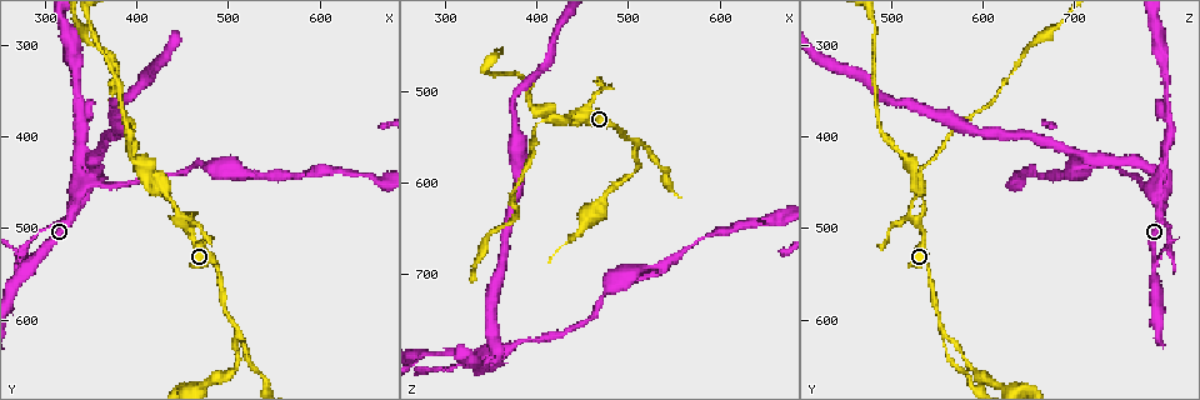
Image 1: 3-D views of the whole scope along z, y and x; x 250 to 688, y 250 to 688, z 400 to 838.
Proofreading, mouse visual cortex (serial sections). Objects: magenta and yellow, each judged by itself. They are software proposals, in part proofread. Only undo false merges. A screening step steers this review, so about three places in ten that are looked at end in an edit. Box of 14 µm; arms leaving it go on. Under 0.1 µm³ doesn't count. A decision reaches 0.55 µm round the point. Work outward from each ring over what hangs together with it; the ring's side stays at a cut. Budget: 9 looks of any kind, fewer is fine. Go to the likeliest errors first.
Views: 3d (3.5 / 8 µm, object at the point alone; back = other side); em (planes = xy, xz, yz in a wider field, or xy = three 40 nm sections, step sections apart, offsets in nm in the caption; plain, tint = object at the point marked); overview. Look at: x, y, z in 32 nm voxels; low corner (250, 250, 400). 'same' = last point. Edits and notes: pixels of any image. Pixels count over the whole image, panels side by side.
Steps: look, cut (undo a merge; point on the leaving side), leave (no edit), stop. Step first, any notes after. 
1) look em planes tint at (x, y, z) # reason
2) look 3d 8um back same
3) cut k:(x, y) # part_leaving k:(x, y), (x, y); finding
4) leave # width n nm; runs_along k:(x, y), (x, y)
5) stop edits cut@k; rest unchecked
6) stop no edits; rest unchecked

look 3d 3.5um at (510, 610, 555) # three-way junction

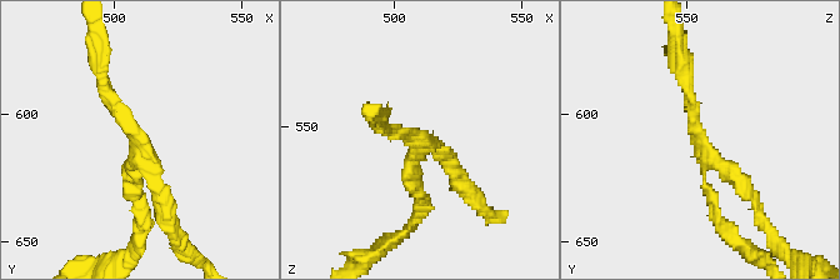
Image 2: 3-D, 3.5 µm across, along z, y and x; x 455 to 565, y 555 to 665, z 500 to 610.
look em xy step 3 tint at (510, 613, 556) # arms 3; arm_widths 150, 150, 200 nm; shape alone is not enough

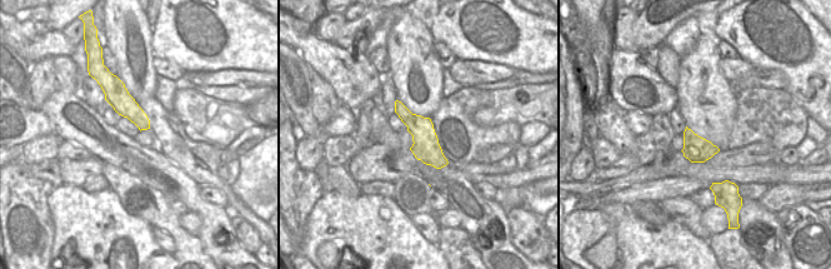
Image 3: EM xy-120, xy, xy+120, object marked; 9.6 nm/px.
leave # one cell here

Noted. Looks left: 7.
look 3d 3.5um at (425, 450, 530)

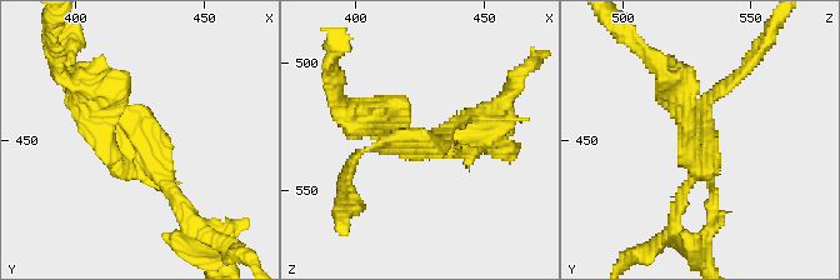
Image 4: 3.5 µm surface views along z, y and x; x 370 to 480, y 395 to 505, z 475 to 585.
cut 4:(243, 255) # arm_widths 150, 200, 250 nm; part_leaving 4:(193, 233), (146, 144), (131, 151); a second cell is stuck on

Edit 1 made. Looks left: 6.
look overview

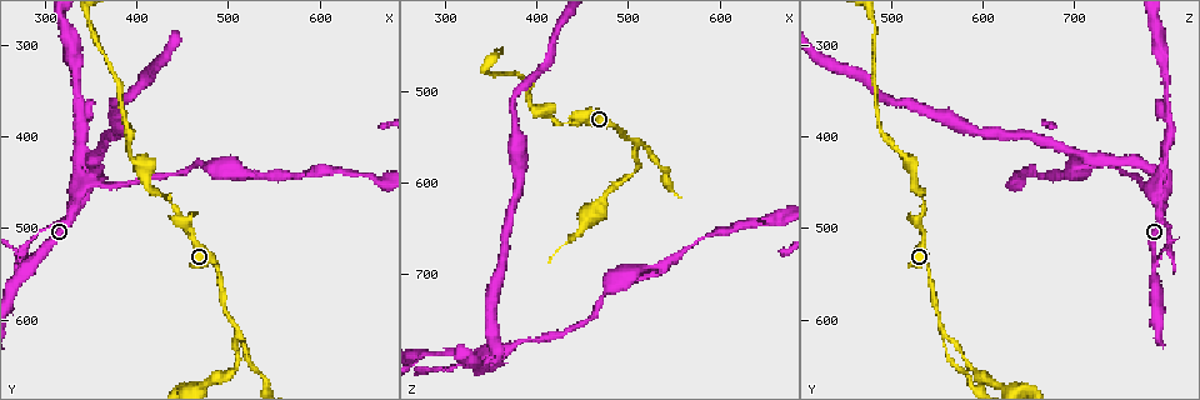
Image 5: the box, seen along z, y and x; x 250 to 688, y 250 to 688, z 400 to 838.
look 3d 3.5um back at (350, 450, 790) # four arms meet

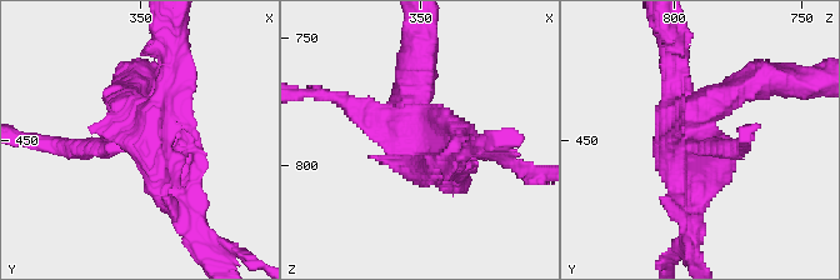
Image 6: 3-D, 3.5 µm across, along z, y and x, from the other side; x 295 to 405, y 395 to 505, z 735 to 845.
look em xy step 2 tint at (348, 449, 789) # now the EM

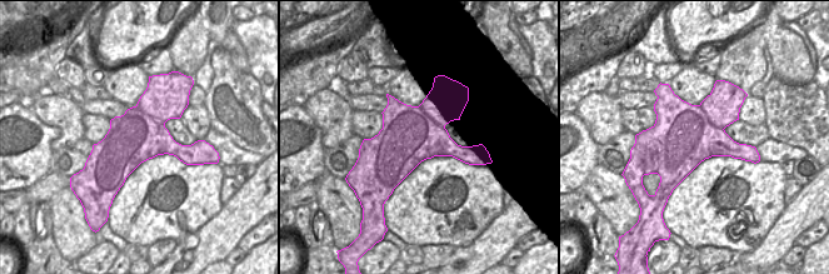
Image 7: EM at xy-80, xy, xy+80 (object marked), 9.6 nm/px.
look em xy step 5 tint same # cut it another way

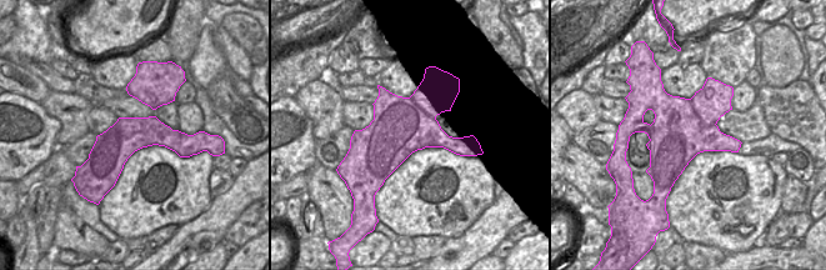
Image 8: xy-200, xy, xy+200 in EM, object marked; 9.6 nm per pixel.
cut 6:(725, 88) # part_leaving 6:(701, 118), (759, 79), (806, 83); two cells meet here

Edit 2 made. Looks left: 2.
look 3d 8um at (285, 540, 785) # two arms in line, one across

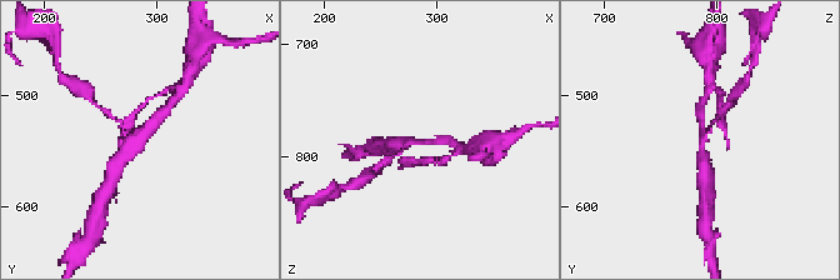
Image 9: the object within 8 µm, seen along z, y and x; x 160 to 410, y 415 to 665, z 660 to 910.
look em planes tint at (284, 538, 788) # arms 3; arm_widths 100, 250, 350 nm; need the tissue

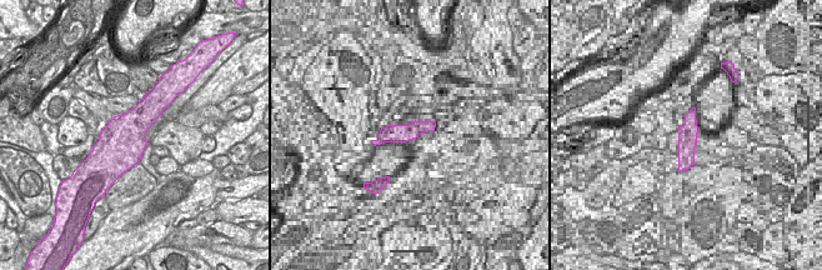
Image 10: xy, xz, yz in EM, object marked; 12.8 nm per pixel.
cut 9:(384, 163) # width 600 nm; a second cell is stuck on

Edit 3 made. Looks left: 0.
stop edits cut@4, cut@6, cut@9; rest unchecked

